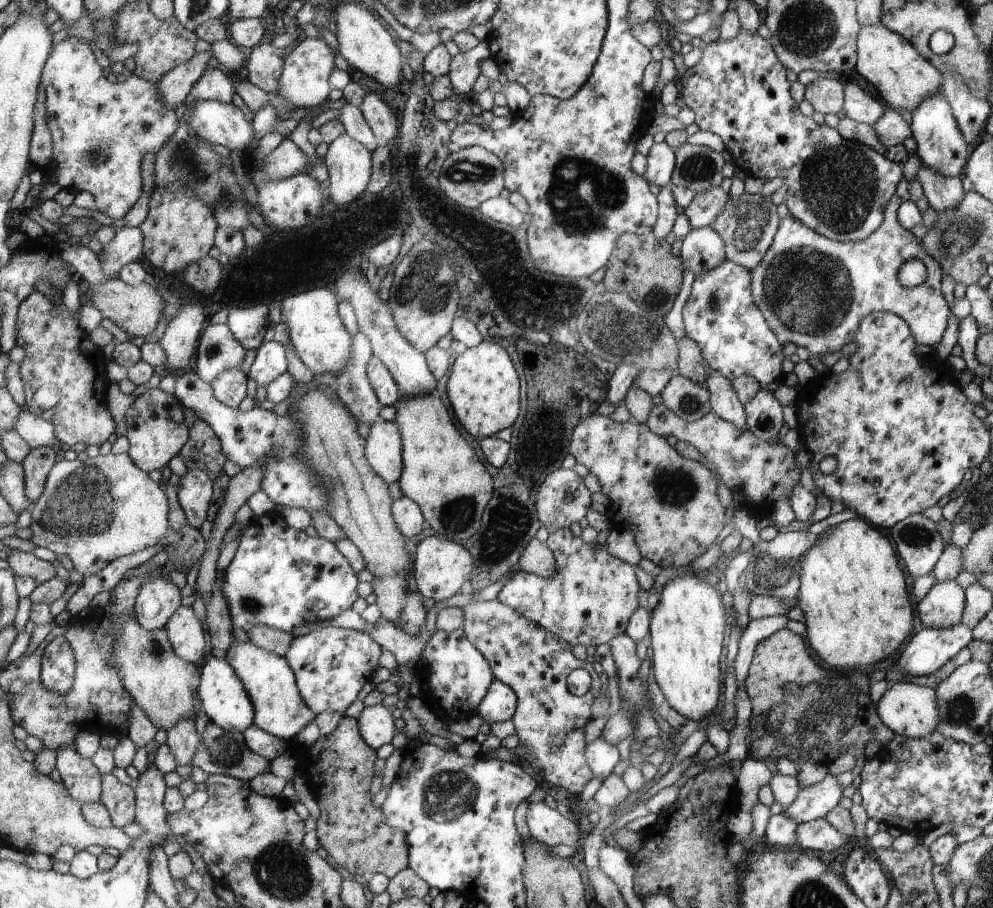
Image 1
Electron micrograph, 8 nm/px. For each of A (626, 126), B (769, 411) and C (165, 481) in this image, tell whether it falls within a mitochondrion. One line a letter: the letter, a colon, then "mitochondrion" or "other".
A: other
B: other
C: other

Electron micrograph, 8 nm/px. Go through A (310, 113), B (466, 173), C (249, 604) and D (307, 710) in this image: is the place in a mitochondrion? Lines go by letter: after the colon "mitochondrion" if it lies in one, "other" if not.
A: other
B: mitochondrion
C: mitochondrion
D: other

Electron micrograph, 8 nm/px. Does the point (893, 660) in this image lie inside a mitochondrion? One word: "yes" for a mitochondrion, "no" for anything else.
no

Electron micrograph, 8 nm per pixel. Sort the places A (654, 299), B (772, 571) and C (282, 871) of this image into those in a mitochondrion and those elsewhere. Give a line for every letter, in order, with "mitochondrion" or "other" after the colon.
A: mitochondrion
B: mitochondrion
C: mitochondrion

